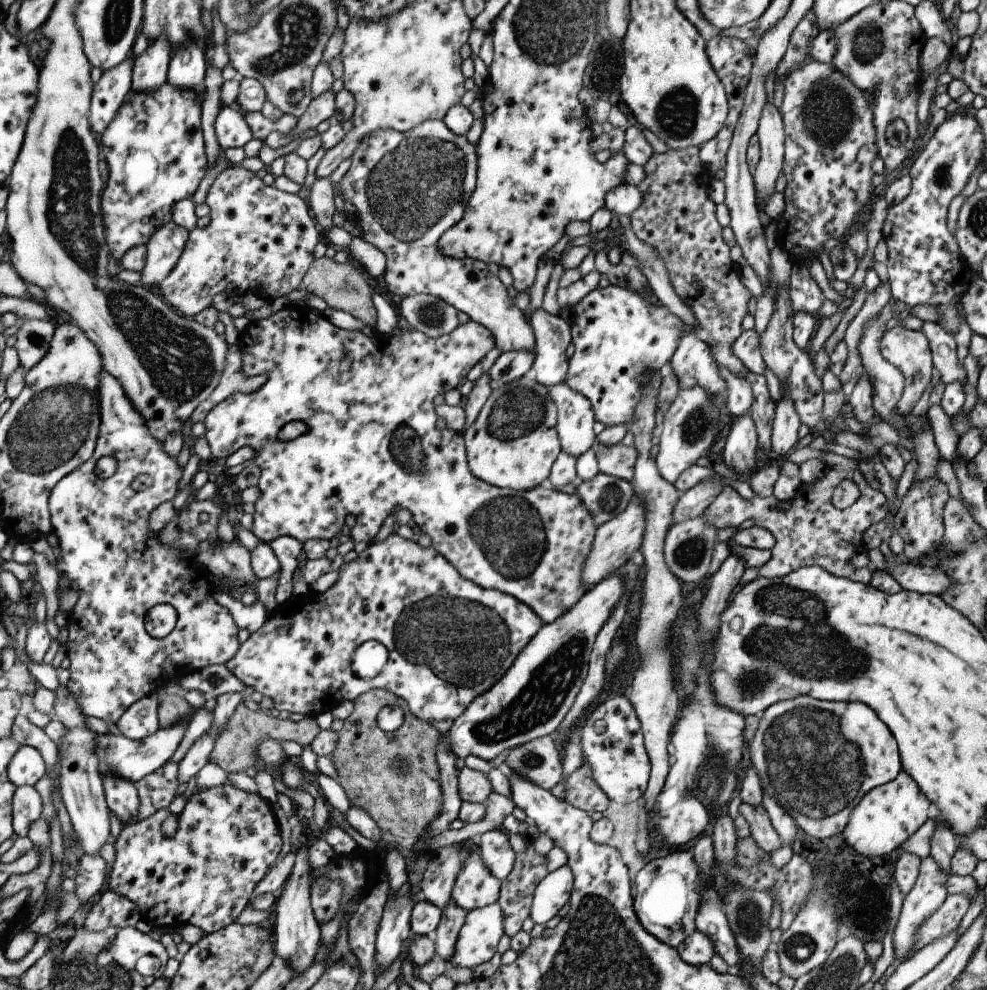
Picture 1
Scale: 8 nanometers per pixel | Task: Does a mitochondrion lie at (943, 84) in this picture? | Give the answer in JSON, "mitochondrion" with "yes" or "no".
{"mitochondrion":"no"}

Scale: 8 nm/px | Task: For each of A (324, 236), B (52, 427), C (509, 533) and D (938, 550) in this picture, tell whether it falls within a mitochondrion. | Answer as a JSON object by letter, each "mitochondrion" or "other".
{"A":"other","B":"mitochondrion","C":"mitochondrion","D":"other"}

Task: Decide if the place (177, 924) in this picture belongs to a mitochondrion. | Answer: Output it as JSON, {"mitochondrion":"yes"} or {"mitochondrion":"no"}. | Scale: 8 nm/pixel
{"mitochondrion":"no"}

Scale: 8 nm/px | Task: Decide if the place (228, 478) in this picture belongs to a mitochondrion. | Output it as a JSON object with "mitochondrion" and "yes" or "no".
{"mitochondrion":"no"}

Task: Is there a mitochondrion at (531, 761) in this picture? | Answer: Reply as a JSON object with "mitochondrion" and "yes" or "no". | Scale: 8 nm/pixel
{"mitochondrion":"yes"}

